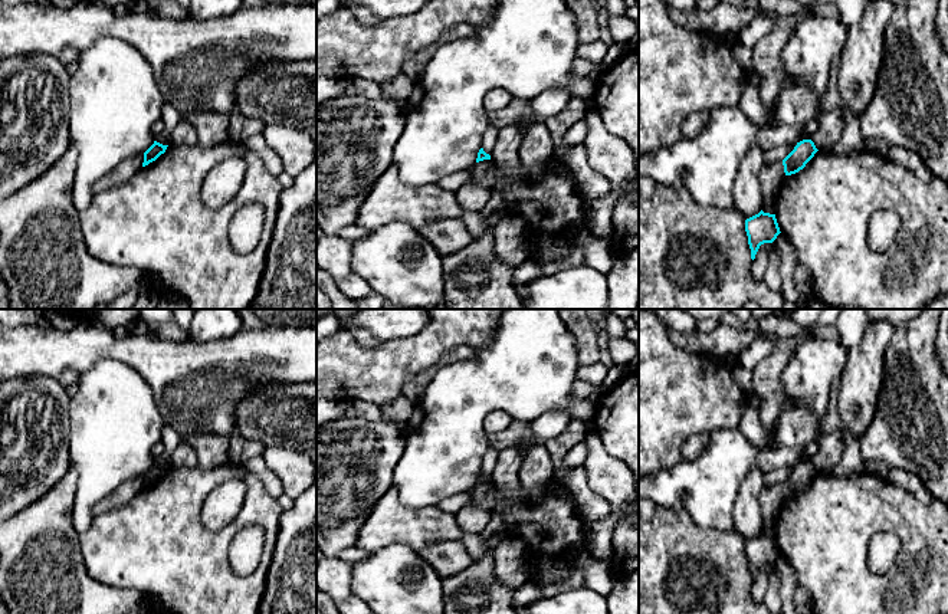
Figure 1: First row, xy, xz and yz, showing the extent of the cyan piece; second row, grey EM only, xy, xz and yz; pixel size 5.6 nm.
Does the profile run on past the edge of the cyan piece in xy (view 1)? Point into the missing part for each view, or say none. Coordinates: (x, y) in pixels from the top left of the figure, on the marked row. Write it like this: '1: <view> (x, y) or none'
1: none

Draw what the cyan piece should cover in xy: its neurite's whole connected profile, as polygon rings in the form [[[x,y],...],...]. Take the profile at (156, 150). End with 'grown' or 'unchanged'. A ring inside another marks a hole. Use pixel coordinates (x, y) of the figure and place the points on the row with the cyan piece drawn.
[[[157,141],[144,152],[144,162],[142,167],[148,165],[150,162],[155,161],[161,154],[165,152],[168,145],[163,145]]] | unchanged

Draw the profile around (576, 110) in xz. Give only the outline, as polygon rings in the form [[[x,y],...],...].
[[[573,96],[562,112],[544,122],[552,135],[555,147],[565,148],[565,132],[573,124],[581,121],[588,109],[588,101]]]

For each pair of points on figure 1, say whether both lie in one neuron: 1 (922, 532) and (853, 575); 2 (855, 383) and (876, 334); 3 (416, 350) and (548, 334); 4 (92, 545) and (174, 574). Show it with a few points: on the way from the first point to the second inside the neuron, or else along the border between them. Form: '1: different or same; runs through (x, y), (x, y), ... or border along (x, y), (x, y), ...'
1: same; runs through (912, 555), (911, 570), (898, 583), (876, 583)
2: same; runs through (863, 371), (873, 345)
3: different; border along (498, 324), (492, 340), (486, 345), (474, 348)
4: same; runs through (112, 548), (148, 548), (154, 554)

